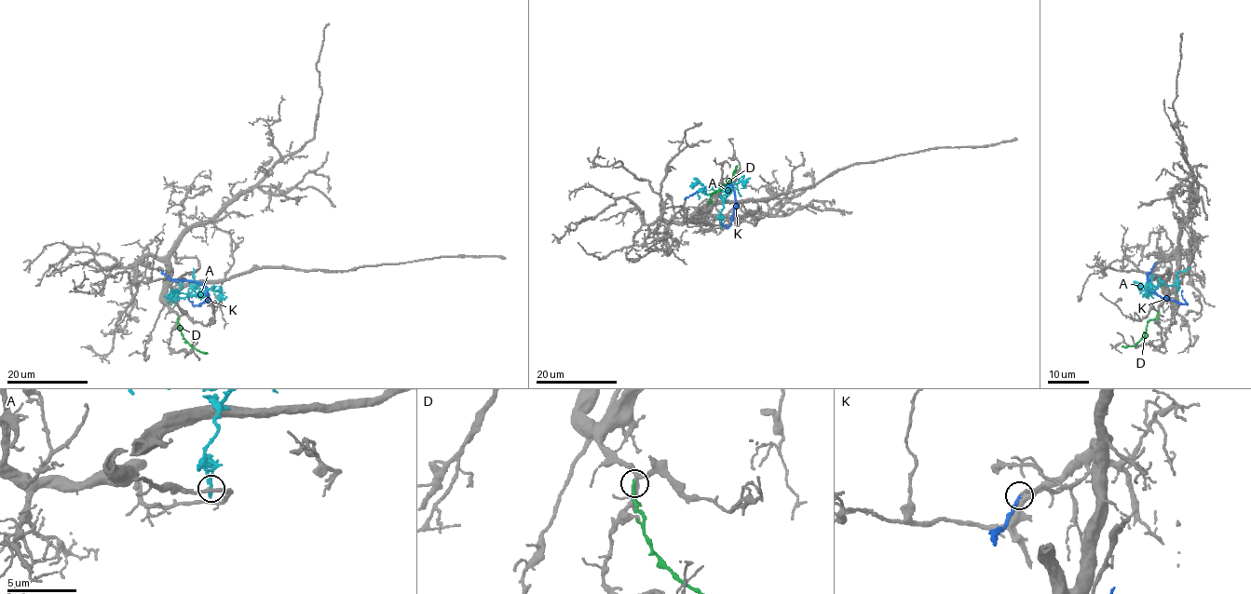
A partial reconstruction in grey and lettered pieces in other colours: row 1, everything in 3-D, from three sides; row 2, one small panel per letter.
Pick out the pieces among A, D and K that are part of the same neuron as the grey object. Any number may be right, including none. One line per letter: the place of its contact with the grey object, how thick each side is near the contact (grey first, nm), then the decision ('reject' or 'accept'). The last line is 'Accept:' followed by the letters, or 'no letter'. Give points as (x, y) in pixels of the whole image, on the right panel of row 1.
A: (1186, 270) | 260/320 nm | reject
D: (1158, 312) | 240/260 nm | reject
K: (1155, 263) | 200/240 nm | accept
Accept: K

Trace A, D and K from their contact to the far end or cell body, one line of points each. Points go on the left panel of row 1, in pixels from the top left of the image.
A: (194, 271), (191, 288), (197, 287), (202, 294), (178, 295), (180, 285), (185, 279)
D: (178, 317), (183, 339), (199, 352), (208, 353)
K: (161, 270), (171, 279), (201, 283), (209, 295), (208, 300), (198, 305), (192, 303), (189, 291)

